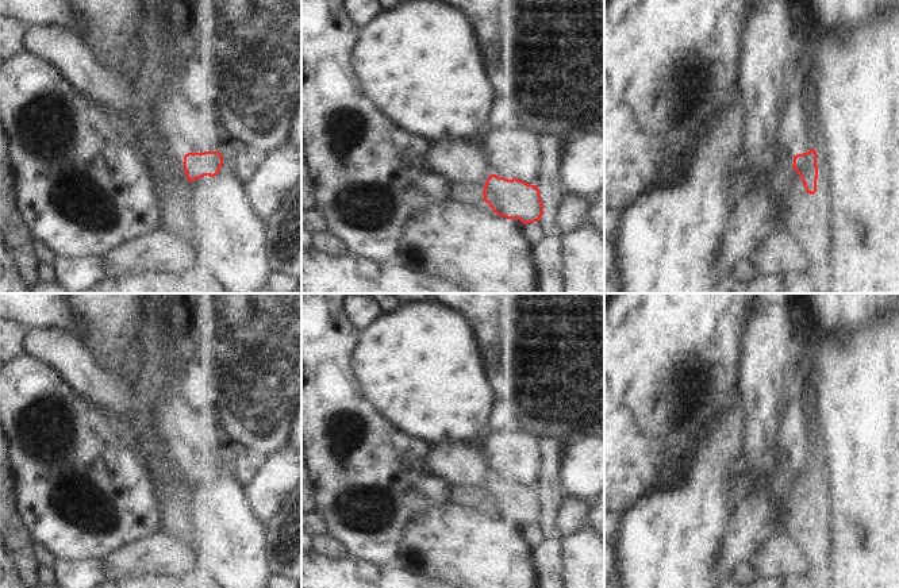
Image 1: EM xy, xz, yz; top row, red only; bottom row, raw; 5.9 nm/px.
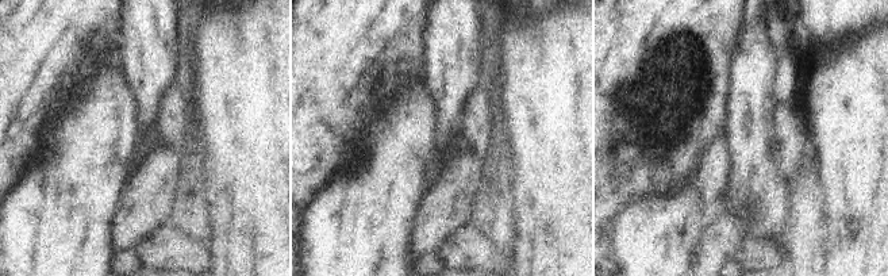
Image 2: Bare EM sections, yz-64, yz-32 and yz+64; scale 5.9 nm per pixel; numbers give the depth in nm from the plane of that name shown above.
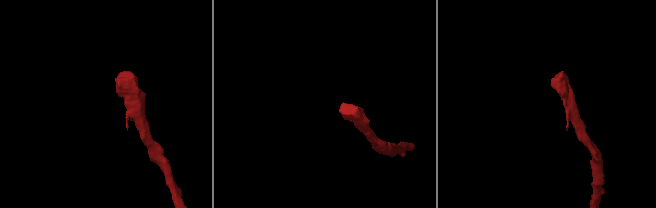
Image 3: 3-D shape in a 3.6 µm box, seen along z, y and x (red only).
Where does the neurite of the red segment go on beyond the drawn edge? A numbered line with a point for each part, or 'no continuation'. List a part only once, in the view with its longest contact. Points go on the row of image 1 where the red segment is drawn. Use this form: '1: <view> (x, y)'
1: xy (185, 126)

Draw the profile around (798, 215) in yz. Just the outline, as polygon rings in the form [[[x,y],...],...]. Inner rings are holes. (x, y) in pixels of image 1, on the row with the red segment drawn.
[[[789,195],[783,208],[777,230],[788,228],[792,231],[815,234],[815,215],[811,195]]]

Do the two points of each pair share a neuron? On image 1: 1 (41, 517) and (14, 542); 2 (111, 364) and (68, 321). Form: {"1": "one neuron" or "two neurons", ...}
{"1": "two neurons", "2": "two neurons"}

